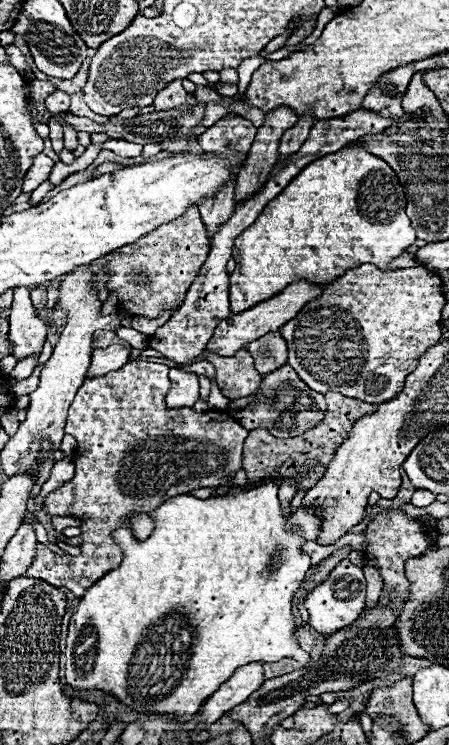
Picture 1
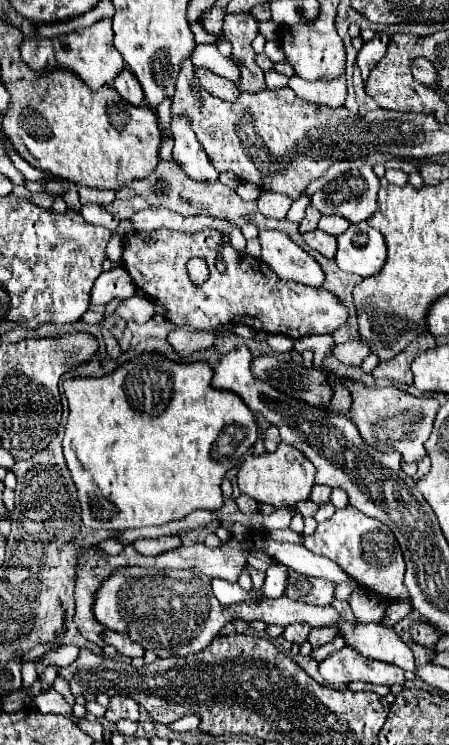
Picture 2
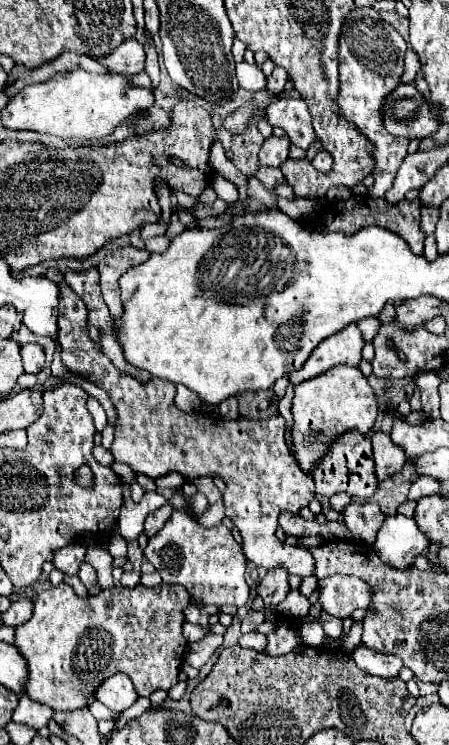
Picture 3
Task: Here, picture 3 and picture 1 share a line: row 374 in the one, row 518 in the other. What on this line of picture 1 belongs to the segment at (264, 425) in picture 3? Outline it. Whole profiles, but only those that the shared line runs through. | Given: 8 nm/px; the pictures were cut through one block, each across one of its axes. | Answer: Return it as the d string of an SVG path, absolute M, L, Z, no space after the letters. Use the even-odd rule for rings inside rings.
M130 360L120 370L108 372L100 378L88 378L68 410L66 434L72 434L78 442L74 450L76 474L70 482L56 488L44 498L44 512L50 516L74 516L82 520L82 544L80 556L58 556L44 544L36 546L36 560L28 568L28 578L40 578L56 588L66 586L76 598L84 596L84 590L98 582L108 570L120 566L124 552L112 542L112 530L116 526L130 526L130 516L152 514L160 502L174 498L176 494L188 494L198 488L226 486L242 468L242 444L248 430L242 428L226 412L194 412L192 408L168 408L164 398L168 392L168 366Z

